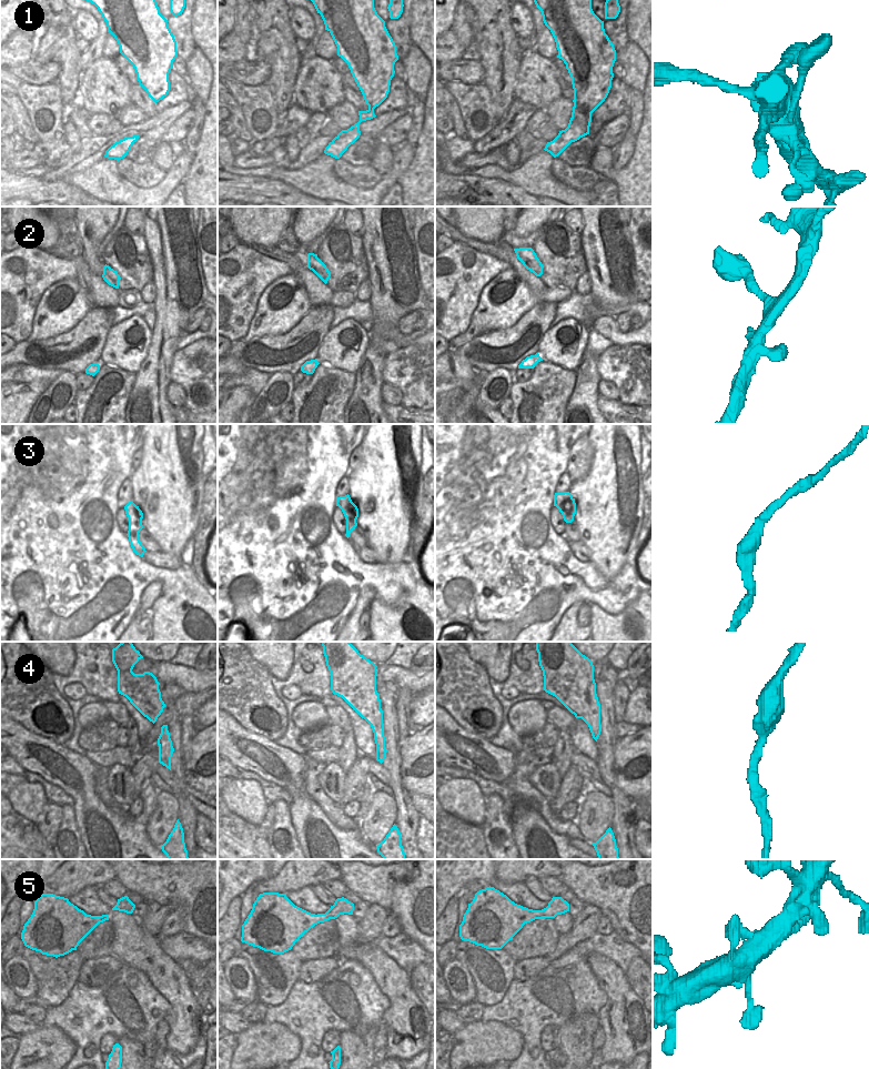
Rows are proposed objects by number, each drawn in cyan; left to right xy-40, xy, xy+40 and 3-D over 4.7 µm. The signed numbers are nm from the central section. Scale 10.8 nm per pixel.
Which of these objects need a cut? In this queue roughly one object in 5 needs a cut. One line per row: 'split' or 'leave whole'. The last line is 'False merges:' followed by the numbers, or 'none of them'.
1: leave whole
2: leave whole
3: leave whole
4: leave whole
5: leave whole
False merges: none of them

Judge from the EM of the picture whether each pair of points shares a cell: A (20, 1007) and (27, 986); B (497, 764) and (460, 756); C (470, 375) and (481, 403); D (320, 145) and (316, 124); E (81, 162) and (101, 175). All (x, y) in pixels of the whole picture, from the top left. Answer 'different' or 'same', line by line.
A: different
B: same
C: different
D: different
E: different

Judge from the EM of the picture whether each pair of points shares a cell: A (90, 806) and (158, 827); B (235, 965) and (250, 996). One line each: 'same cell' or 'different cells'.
A: different cells
B: same cell

